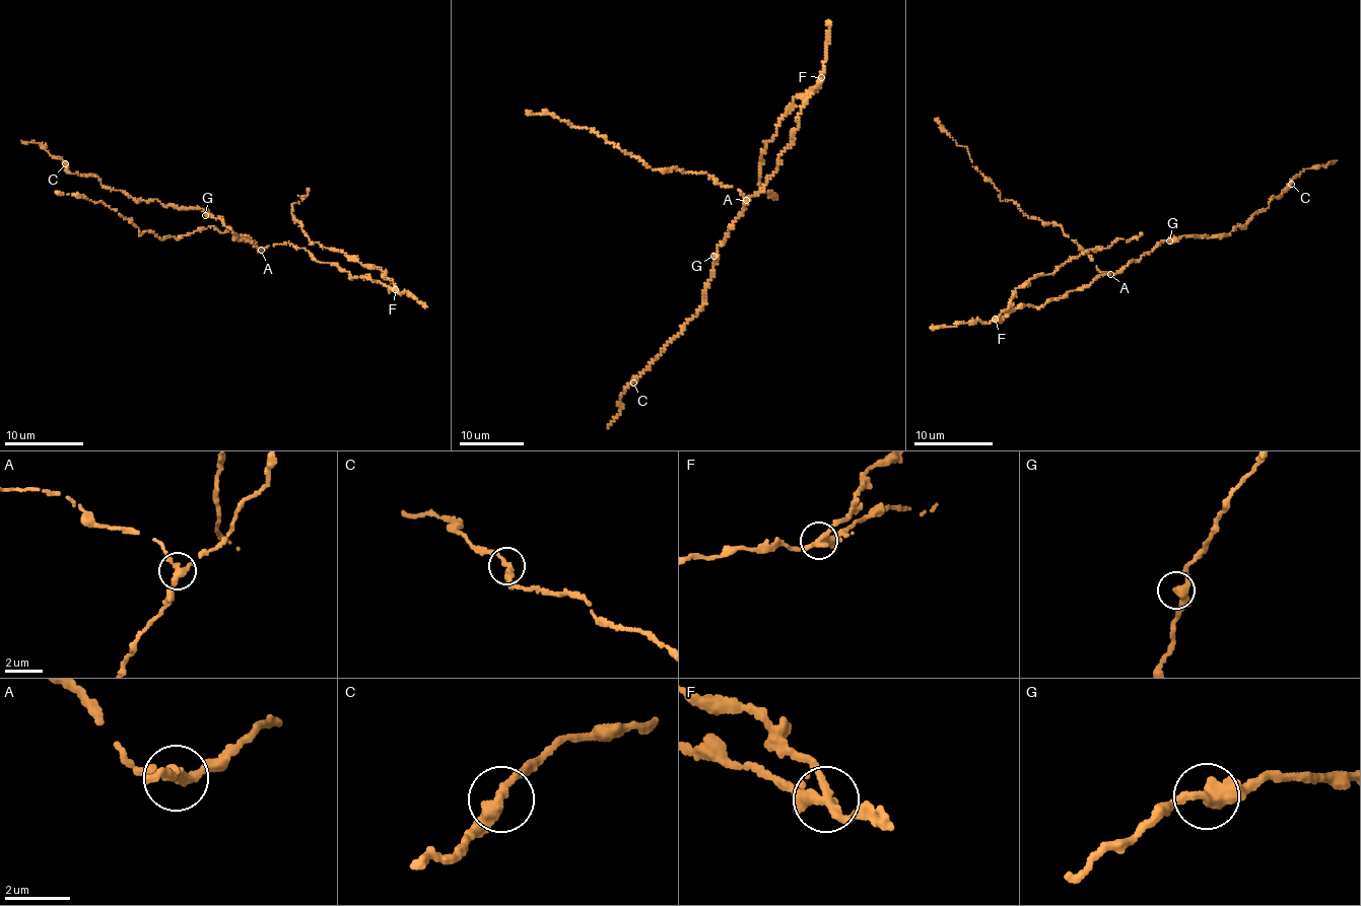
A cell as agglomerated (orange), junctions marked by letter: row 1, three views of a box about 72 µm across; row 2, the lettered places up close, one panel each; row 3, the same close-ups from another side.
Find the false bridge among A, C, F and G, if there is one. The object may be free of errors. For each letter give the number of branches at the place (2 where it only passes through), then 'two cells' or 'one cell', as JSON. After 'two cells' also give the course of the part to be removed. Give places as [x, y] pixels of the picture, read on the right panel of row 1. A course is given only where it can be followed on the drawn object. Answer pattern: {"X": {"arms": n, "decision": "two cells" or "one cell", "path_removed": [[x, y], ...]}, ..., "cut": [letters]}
{"A": {"arms": 2, "decision": "one cell"}, "C": {"arms": 2, "decision": "one cell"}, "F": {"arms": 3, "decision": "two cells", "path_removed": [[995, 319], [1029, 279], [1053, 273], [1090, 249], [1108, 248], [1118, 238], [1130, 240], [1142, 233]]}, "G": {"arms": 3, "decision": "one cell"}, "cut": ["F"]}

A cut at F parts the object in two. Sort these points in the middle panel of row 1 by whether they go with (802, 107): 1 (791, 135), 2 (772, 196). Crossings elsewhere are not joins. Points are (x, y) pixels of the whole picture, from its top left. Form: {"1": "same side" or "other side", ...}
{"1": "same side", "2": "other side"}

